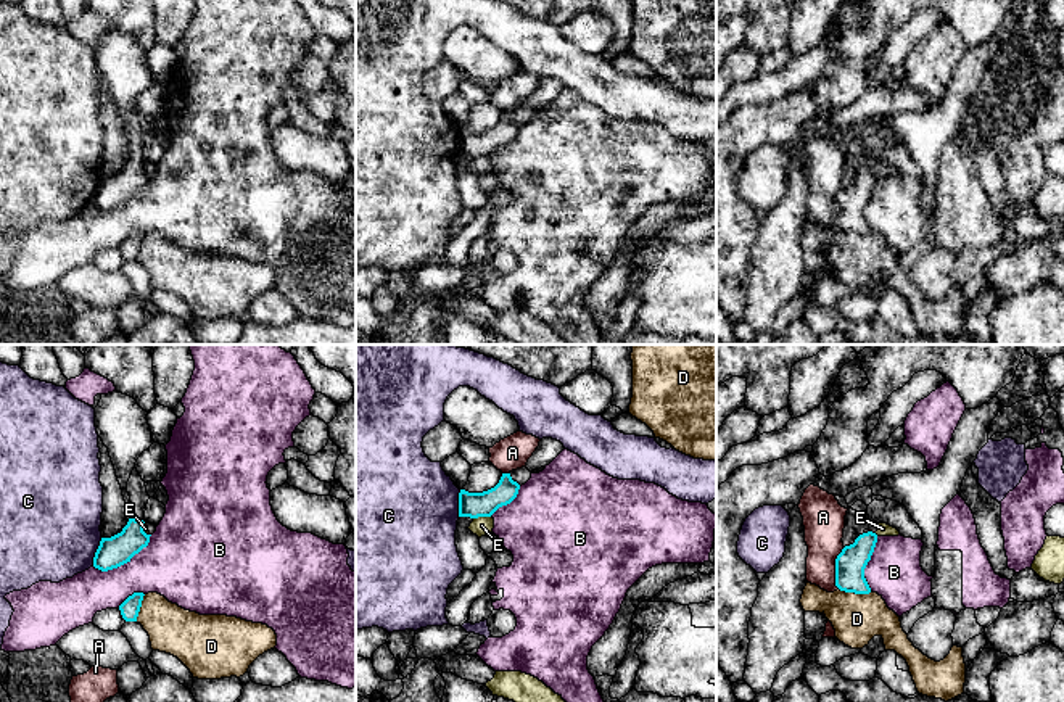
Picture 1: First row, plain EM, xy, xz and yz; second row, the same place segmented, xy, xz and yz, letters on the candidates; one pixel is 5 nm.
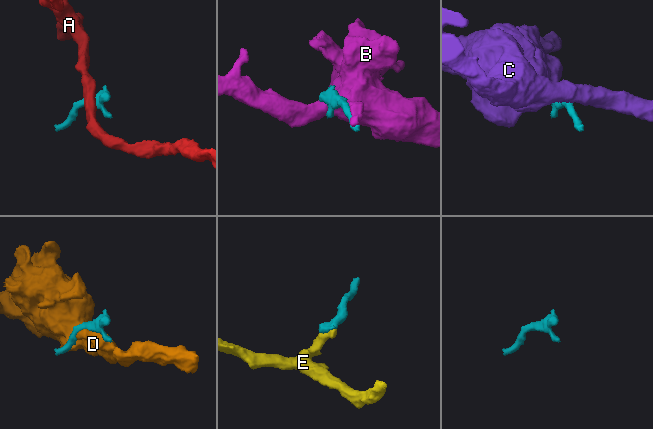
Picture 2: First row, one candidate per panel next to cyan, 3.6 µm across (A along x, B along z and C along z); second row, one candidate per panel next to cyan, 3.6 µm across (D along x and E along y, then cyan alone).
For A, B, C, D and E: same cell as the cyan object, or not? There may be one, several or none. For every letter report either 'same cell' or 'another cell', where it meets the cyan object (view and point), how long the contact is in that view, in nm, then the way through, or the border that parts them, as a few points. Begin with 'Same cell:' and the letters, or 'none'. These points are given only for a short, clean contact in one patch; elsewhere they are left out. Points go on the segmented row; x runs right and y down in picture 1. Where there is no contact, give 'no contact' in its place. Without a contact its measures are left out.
Same cell: none
A: another cell | yz (836, 569) | 220 nm | along yz (844, 548), (836, 559), (837, 588)
B: another cell | xy (124, 562) | 340 nm
C: another cell | xy (95, 553) | 150 nm
D: another cell | yz (855, 593) | 170 nm
E: another cell | xz (482, 516) | 100 nm | along xz (491, 514), (474, 519)

